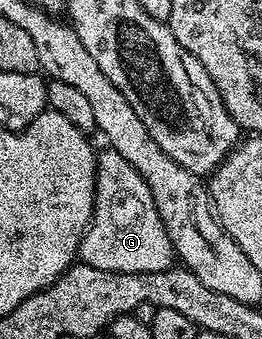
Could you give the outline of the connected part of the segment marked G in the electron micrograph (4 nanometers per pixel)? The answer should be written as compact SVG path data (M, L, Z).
M108 147L97 154L93 218L81 240L79 261L112 273L162 273L174 268L175 252L143 175Z

